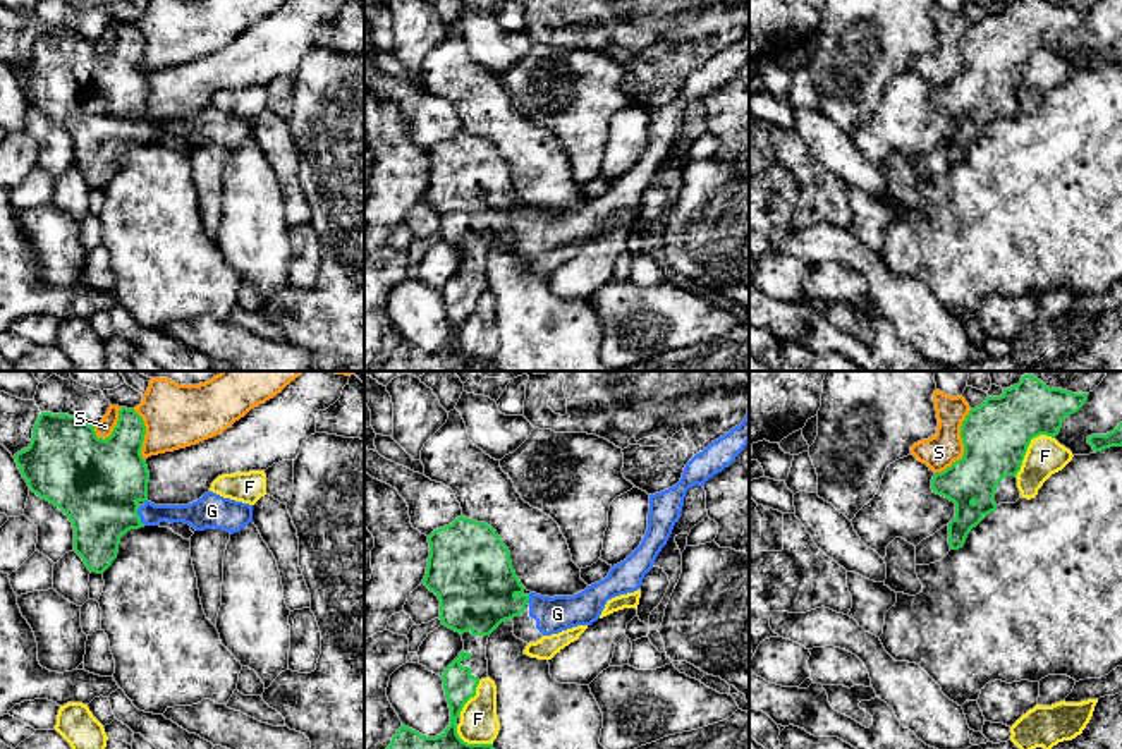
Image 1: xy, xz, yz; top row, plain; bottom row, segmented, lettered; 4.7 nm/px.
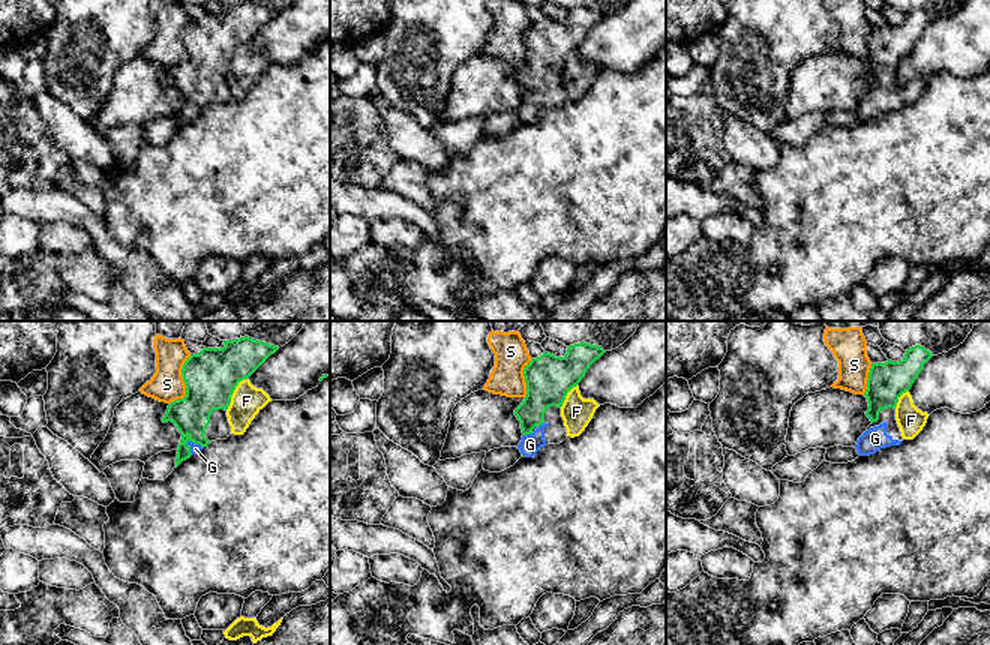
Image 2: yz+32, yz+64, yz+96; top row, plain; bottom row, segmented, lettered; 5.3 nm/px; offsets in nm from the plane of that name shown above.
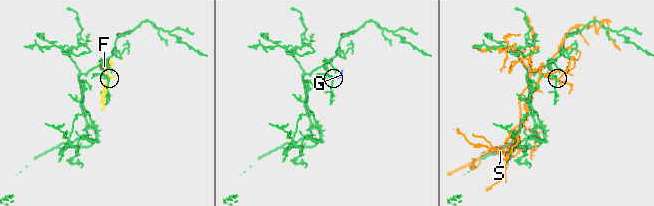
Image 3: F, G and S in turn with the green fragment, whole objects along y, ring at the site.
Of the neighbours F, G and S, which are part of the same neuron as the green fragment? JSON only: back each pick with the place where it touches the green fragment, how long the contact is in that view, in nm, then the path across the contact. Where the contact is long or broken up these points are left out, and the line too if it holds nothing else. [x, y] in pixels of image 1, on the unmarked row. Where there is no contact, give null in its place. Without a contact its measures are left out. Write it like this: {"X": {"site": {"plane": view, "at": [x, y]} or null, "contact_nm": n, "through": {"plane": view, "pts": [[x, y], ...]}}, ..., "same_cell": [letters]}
{"G": {"site": {"plane": "xy", "at": [138, 131]}, "contact_nm": 100, "through": {"plane": "xy", "pts": [[97, 98], [128, 129], [138, 131], [150, 129]]}}, "same_cell": ["G"]}

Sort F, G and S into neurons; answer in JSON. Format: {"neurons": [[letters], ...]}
{"neurons": [["F"], ["G"], ["S"]]}

